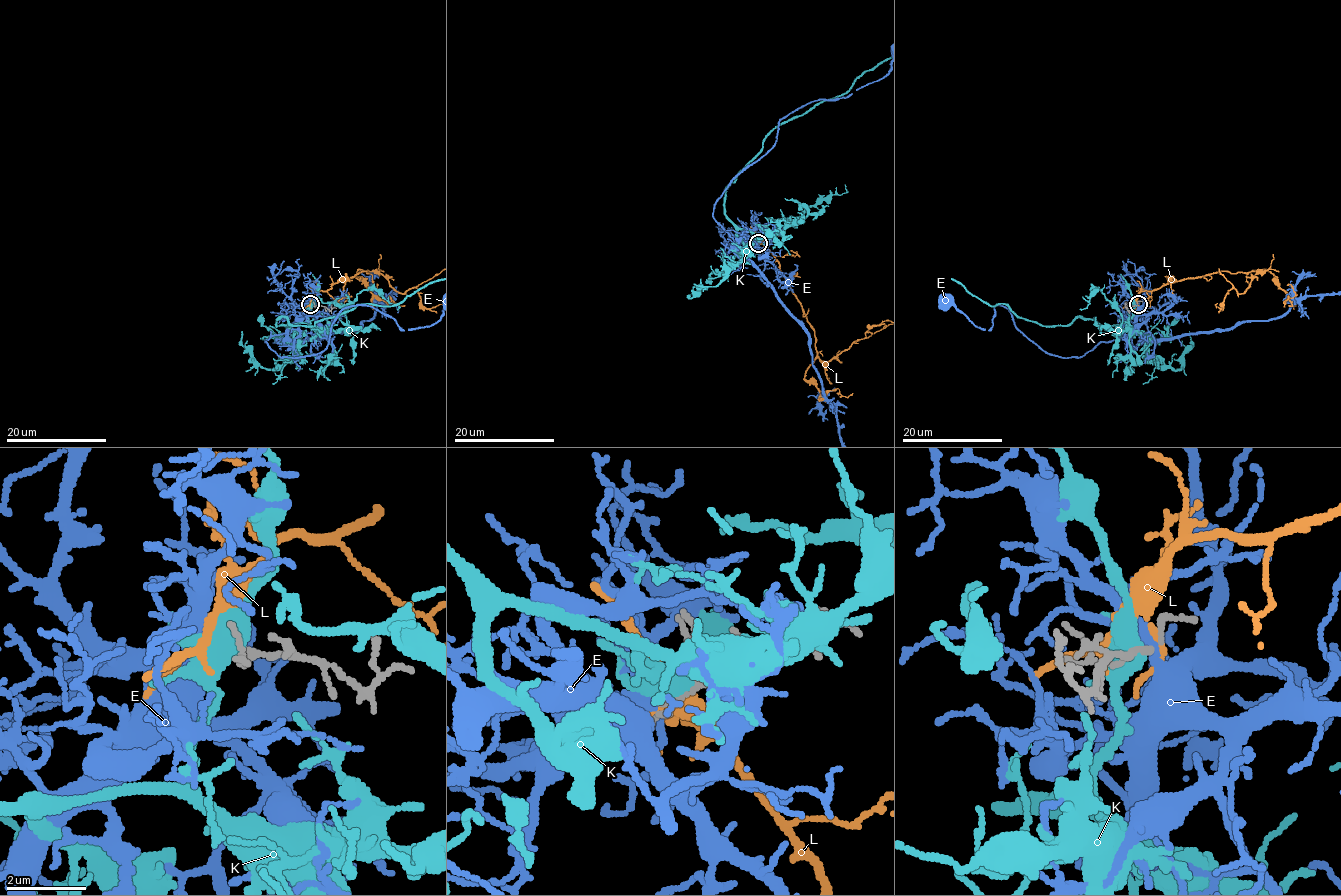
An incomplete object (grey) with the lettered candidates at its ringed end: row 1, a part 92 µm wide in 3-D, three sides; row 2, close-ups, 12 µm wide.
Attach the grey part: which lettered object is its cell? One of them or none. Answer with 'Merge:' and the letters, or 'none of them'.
Merge: E

